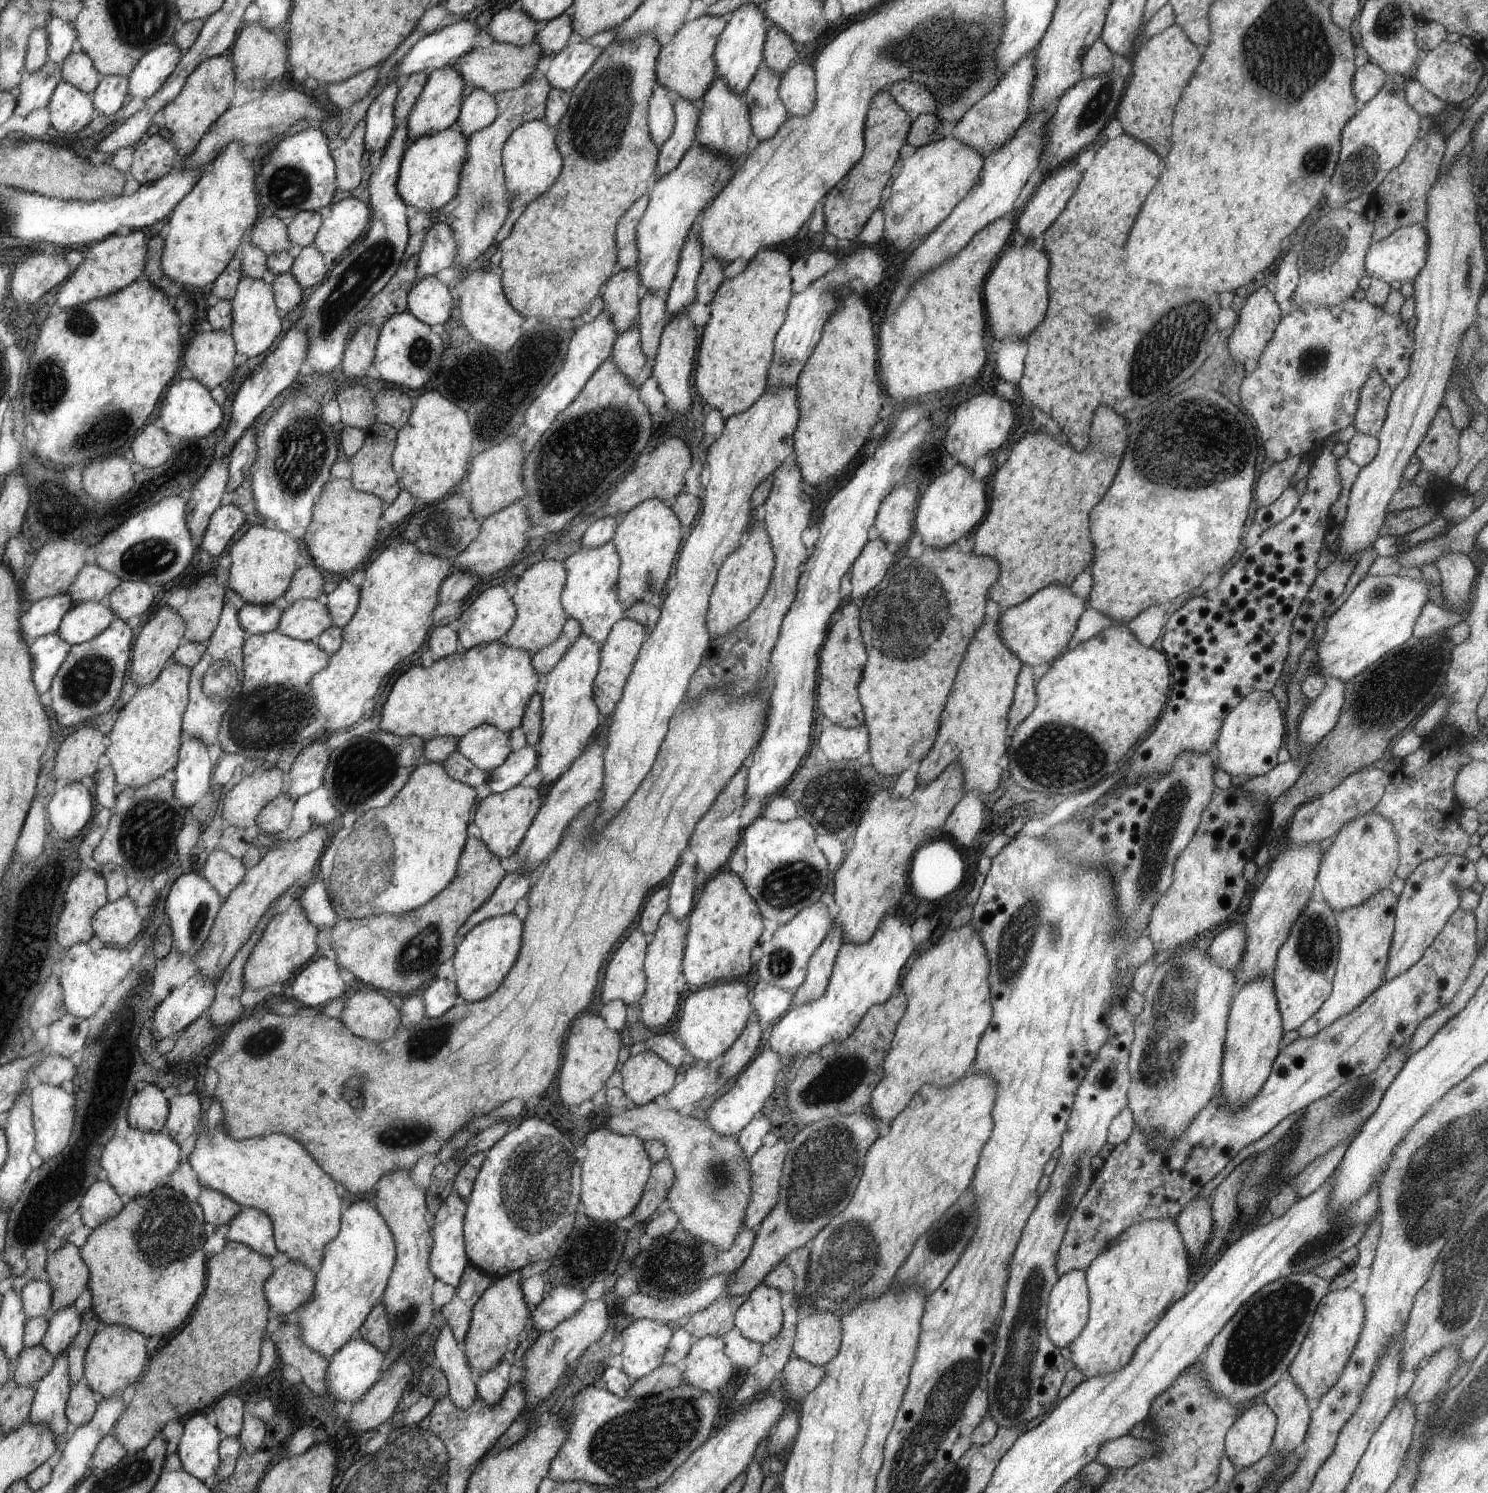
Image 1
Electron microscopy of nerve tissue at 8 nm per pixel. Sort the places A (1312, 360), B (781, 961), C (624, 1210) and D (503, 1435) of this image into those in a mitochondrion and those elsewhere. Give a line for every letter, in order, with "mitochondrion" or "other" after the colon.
A: mitochondrion
B: mitochondrion
C: other
D: other

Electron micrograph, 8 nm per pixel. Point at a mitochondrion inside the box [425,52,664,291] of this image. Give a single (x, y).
(596, 126)

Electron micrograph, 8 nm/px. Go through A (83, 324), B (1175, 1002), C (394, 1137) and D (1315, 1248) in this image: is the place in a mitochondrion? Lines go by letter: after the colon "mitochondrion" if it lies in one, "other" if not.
A: mitochondrion
B: mitochondrion
C: mitochondrion
D: mitochondrion

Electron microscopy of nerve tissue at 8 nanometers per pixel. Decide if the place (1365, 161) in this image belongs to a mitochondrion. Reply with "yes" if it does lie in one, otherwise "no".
yes

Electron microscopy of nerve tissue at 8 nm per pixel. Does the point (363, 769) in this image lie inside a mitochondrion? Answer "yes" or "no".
yes

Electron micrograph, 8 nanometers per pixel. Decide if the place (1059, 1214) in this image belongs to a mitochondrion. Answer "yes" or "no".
yes

